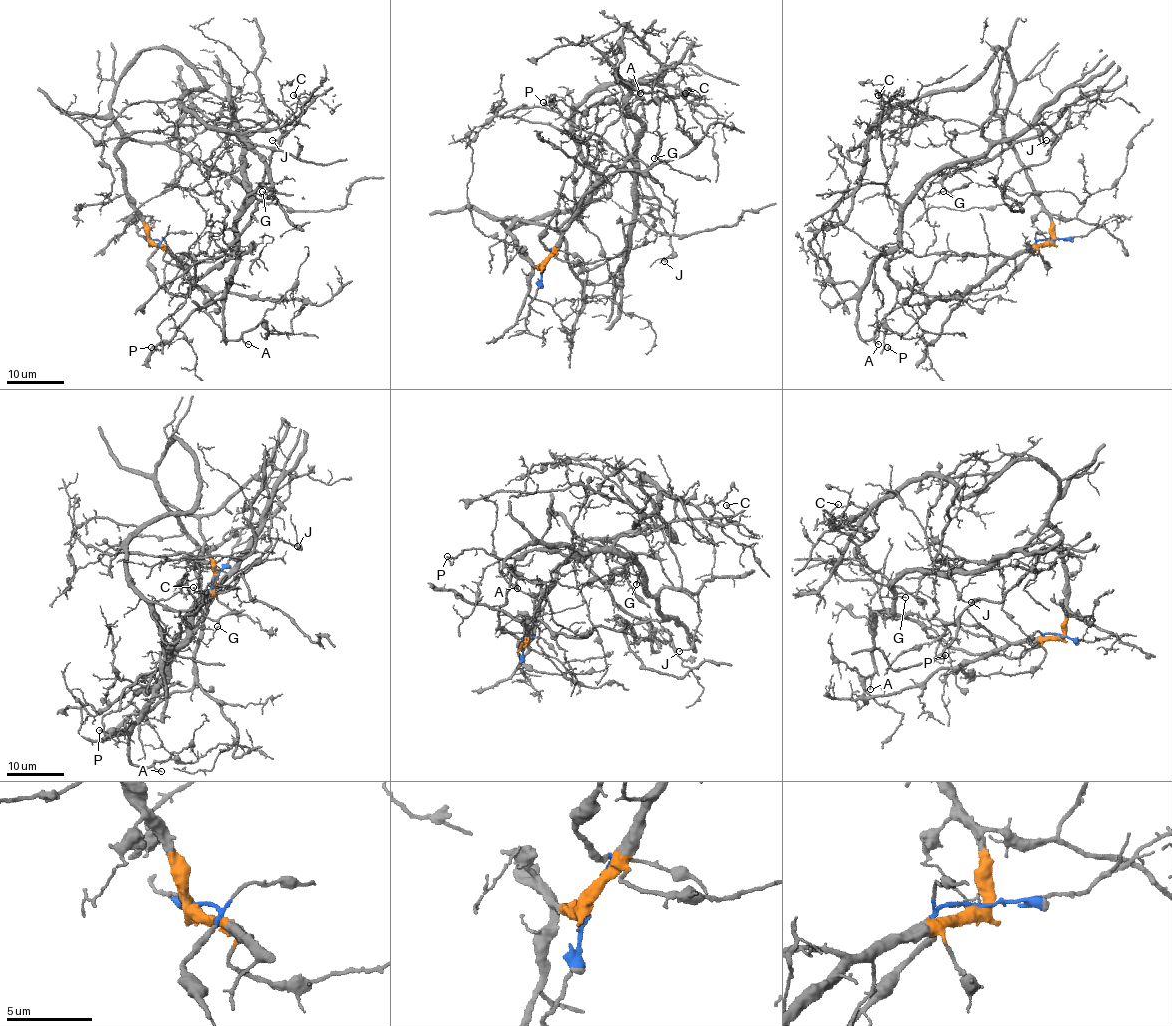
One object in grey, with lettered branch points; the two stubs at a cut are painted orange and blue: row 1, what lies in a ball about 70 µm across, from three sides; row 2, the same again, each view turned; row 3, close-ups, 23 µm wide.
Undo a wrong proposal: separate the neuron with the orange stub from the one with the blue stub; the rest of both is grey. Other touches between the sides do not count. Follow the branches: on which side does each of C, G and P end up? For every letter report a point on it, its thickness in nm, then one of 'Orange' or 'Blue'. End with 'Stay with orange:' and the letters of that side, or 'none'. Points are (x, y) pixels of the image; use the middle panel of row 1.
C: Place: (685, 93). Thickness 140 nm. Blue
G: Place: (654, 158). Thickness 130 nm. Blue
P: Place: (543, 102). Thickness 130 nm. Blue
Stay with orange: none

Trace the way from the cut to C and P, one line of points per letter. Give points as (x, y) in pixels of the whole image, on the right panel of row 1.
C: (1050, 240), (1037, 241), (1001, 287), (931, 295), (898, 285), (889, 267), (899, 205), (886, 184), (879, 94)
P: (1050, 240), (1037, 241), (1001, 287), (952, 295), (900, 289), (885, 316), (887, 347)

